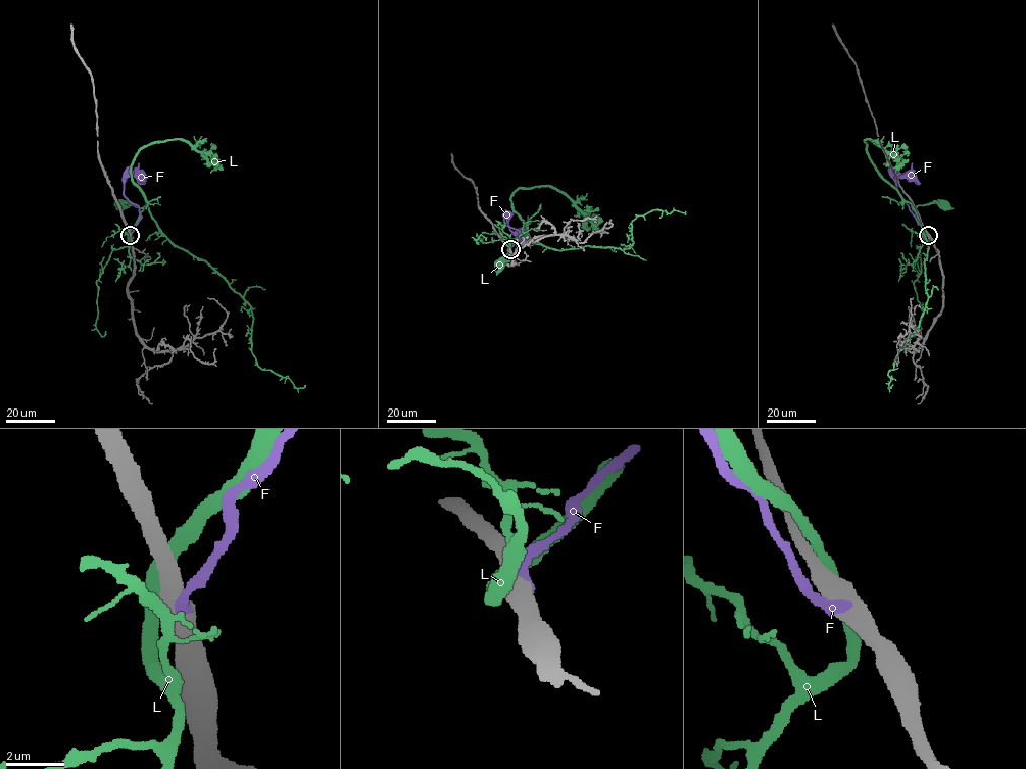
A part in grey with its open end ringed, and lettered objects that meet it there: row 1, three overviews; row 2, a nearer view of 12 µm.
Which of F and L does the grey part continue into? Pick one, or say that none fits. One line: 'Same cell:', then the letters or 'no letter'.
Same cell: F

